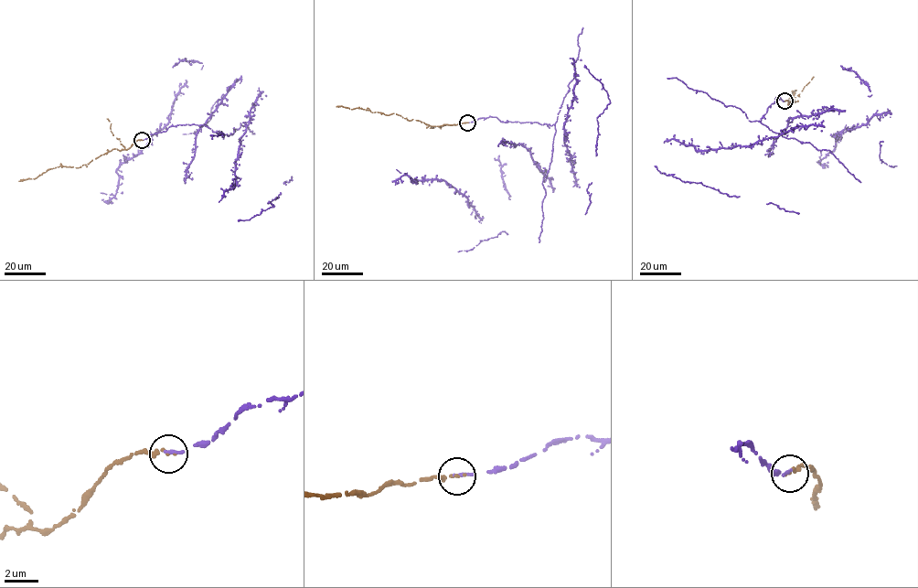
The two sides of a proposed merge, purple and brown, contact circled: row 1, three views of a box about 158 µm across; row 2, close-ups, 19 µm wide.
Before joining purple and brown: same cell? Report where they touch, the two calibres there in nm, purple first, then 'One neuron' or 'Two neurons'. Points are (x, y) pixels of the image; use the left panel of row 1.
Place: (142, 140). Thickness 200 nm (purple) against 180 nm. One neuron

